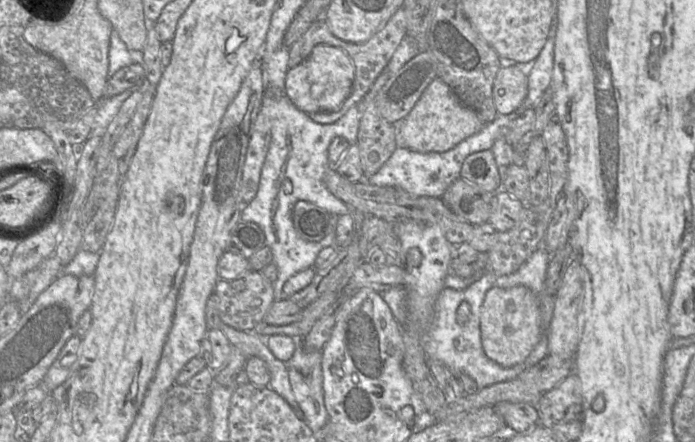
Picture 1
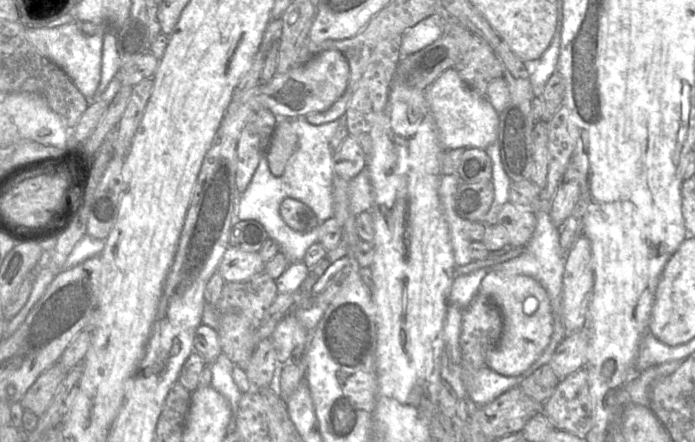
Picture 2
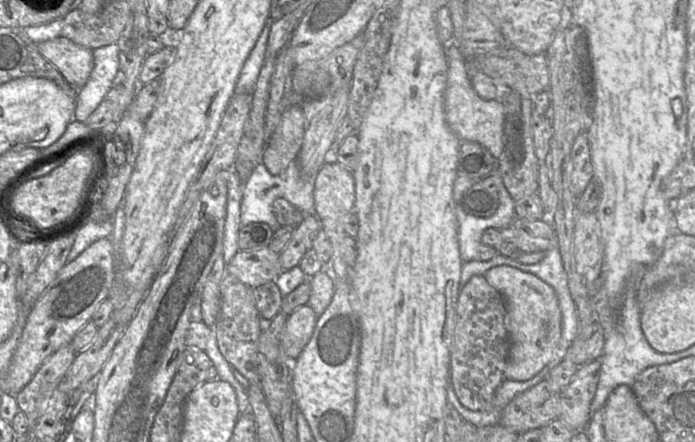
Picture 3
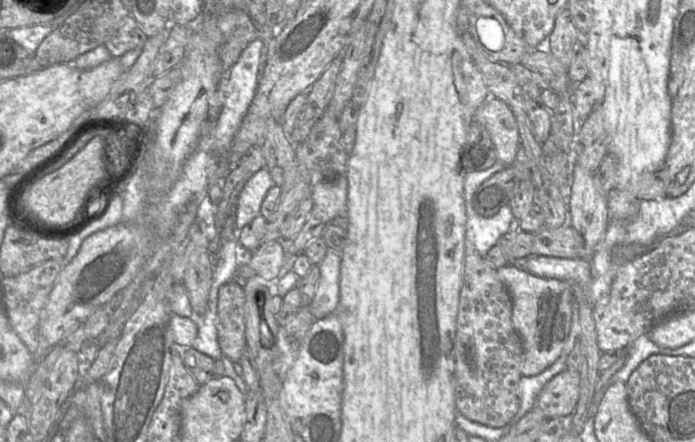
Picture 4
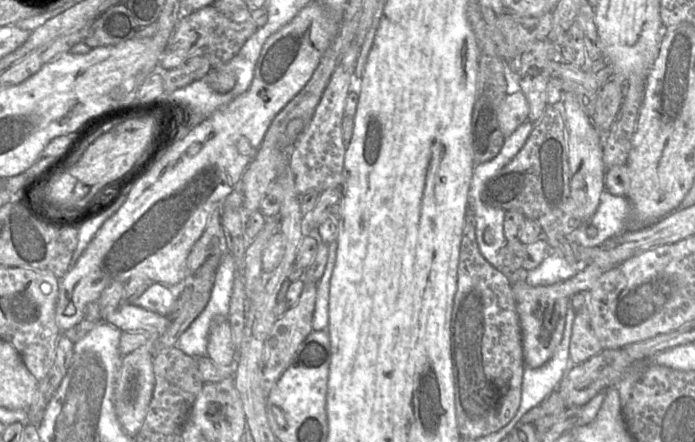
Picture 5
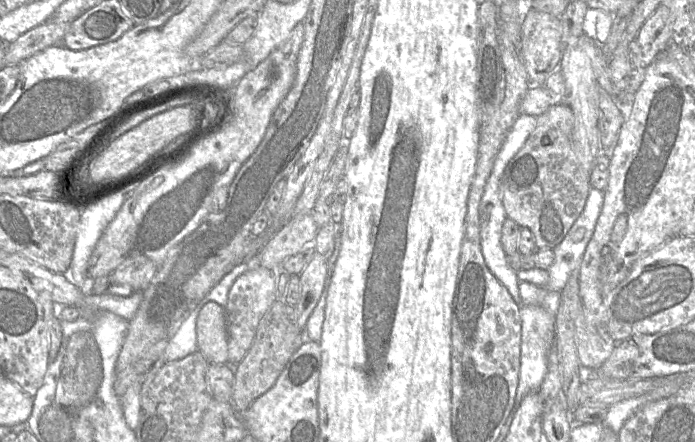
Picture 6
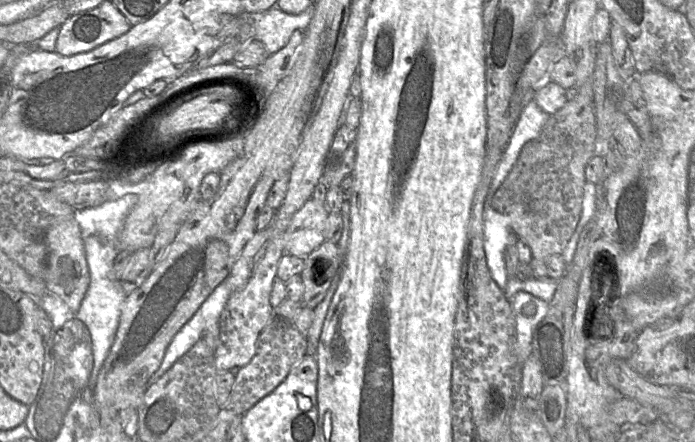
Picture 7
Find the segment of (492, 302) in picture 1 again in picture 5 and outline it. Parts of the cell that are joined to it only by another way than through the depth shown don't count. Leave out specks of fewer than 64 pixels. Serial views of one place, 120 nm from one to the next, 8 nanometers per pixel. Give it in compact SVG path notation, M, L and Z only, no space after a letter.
M587 264L582 265L581 270L574 277L552 285L531 286L524 280L513 283L512 289L522 334L524 368L525 366L539 368L553 356L562 340L572 296L589 292L604 271L606 270L596 264Z

